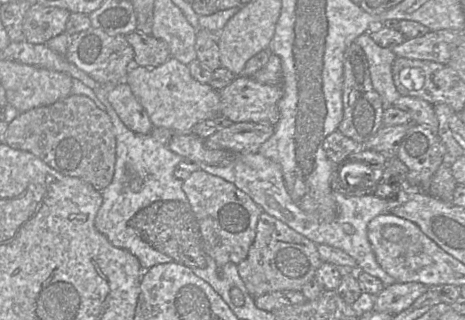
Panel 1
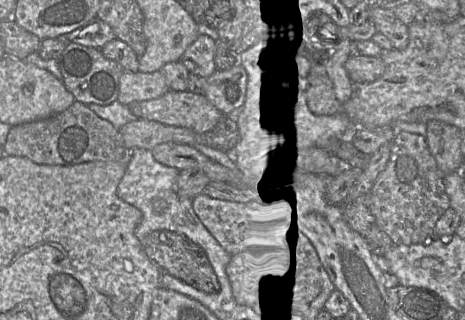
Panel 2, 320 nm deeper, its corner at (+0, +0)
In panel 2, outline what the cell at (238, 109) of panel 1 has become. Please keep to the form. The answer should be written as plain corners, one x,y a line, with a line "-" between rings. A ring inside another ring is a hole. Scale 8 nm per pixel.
169,90
159,98
129,105
139,119
183,126
203,135
223,116
204,94

